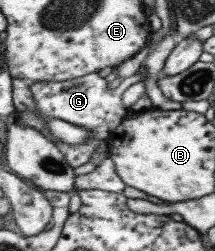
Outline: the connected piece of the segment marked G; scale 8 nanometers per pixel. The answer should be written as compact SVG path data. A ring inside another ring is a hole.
M142 70L136 71L133 75L123 79L120 85L112 90L112 92L106 92L104 88L104 80L98 78L97 73L90 73L86 76L82 76L78 79L63 82L47 82L42 81L34 83L31 86L35 101L37 102L37 110L35 112L28 112L27 110L16 110L17 115L21 118L21 121L26 126L36 127L39 131L42 131L48 138L52 139L66 155L70 166L78 168L82 164L86 164L89 161L90 154L98 146L98 142L102 139L106 139L109 133L118 126L122 116L124 116L124 108L122 108L122 100L120 100L120 94L124 92L132 84L136 84L139 81L143 81L145 74ZM48 117L59 118L66 122L74 123L78 126L86 127L89 130L89 138L87 138L87 144L66 144L63 140L58 140L47 127L46 119Z

